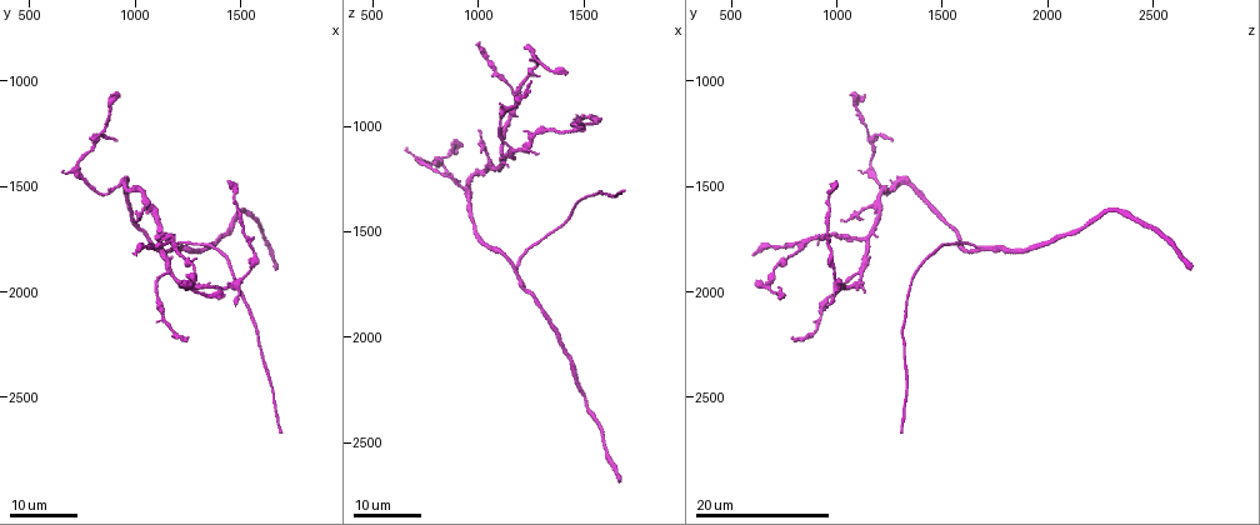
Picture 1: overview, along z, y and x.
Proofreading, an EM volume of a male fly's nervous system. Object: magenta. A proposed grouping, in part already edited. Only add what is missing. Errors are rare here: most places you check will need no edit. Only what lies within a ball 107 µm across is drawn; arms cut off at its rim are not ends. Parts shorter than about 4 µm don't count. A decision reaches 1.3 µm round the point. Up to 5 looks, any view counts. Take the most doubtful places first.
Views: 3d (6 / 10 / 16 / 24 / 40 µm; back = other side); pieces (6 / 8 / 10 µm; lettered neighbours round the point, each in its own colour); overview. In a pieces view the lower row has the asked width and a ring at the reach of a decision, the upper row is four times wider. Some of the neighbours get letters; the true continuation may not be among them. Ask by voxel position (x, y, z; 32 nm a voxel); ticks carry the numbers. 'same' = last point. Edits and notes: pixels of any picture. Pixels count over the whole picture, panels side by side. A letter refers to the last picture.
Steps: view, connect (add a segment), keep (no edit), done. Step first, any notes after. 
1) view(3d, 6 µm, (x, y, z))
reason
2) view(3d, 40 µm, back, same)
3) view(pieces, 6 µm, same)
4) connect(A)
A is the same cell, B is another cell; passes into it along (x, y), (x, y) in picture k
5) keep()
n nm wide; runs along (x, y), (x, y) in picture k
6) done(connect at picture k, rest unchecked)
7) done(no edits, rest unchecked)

view(3d, 24 µm, (1000, 1820, 600))
an open end

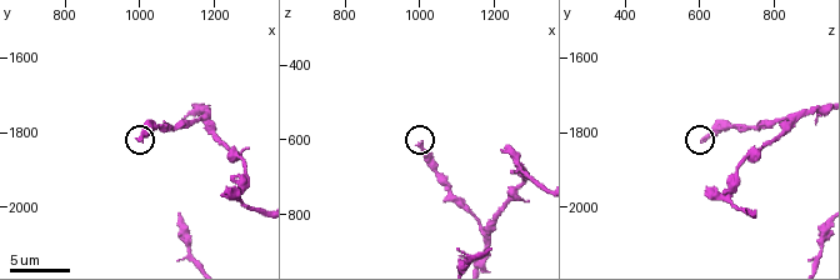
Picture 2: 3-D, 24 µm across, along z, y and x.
view(3d, 10 µm, (1000, 1820, 610))
closer look

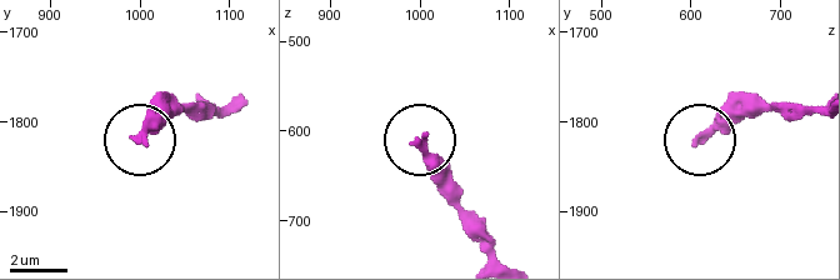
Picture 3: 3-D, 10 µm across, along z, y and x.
view(pieces, 10 µm, (1000, 1820, 610))

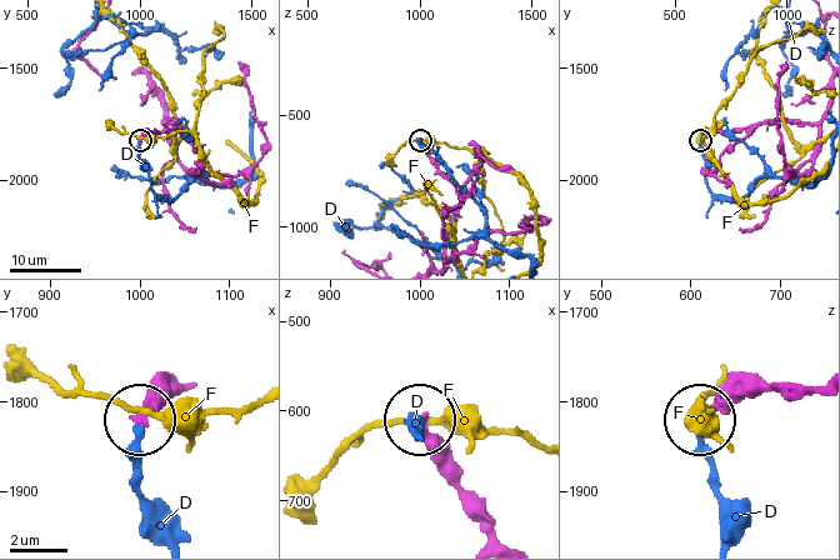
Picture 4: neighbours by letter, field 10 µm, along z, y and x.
keep()
220 nm wide; D and F are other cells; no lettered segment goes on from it

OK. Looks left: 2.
view(3d, 24 µm, (910, 1270, 1260))
free end

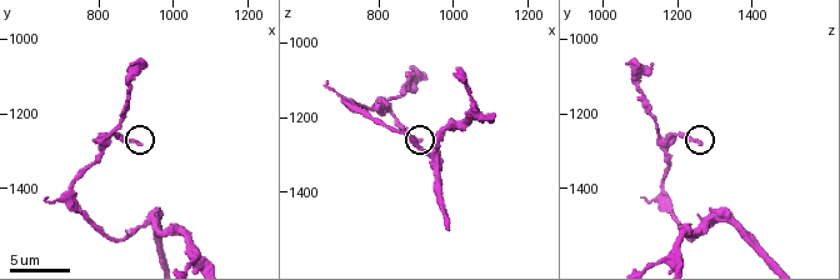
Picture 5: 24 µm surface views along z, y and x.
view(pieces, 10 µm, (910, 1280, 1260))
what lies round it

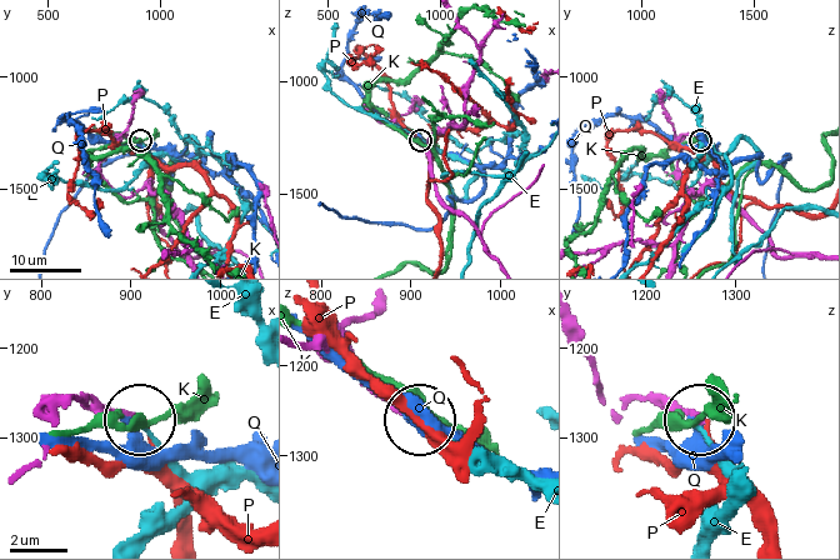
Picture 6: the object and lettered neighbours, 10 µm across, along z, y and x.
keep()
230 nm wide; E, K, P and Q are other cells; no lettered segment goes on from it

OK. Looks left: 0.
done(no edits, rest unchecked)

